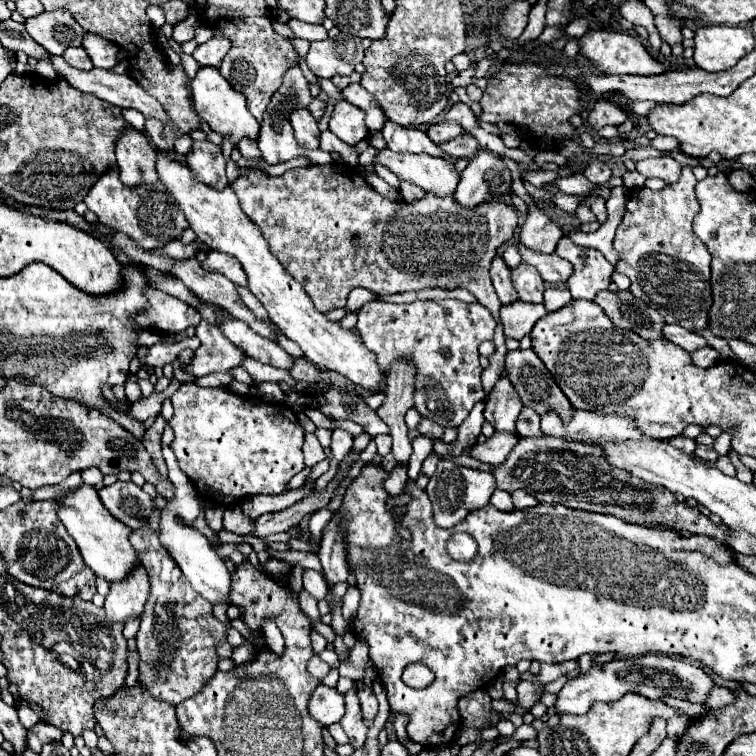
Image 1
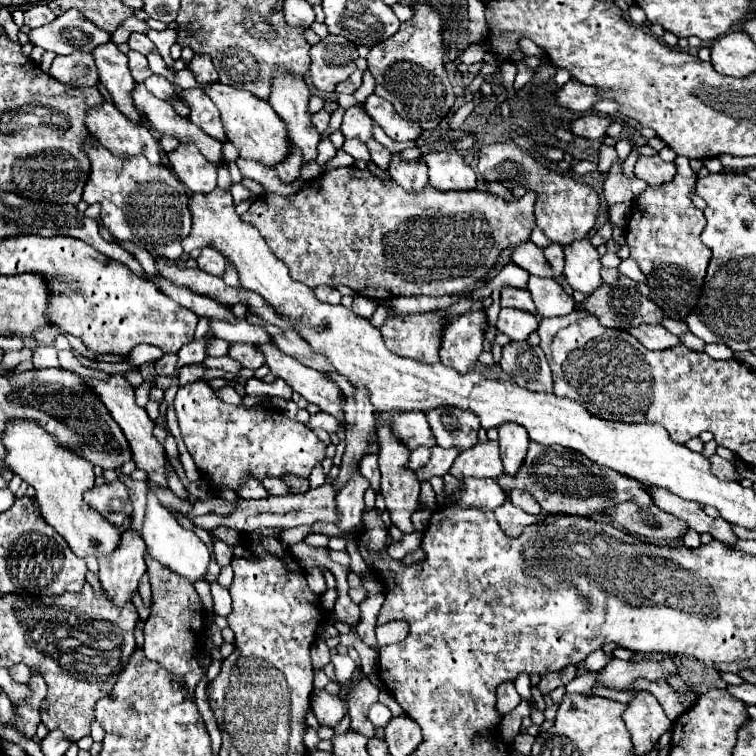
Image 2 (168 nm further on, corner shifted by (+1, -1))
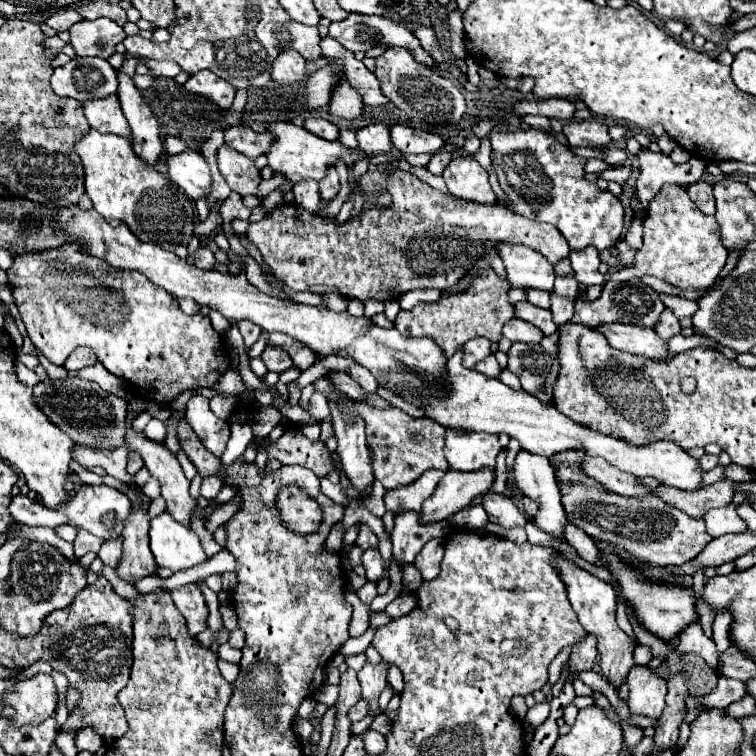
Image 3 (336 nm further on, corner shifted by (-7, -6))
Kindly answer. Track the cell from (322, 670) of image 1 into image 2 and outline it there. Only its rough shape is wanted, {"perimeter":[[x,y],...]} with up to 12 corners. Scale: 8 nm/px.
{"perimeter":[[323,641],[311,647],[313,667],[323,669],[329,663],[329,647]]}

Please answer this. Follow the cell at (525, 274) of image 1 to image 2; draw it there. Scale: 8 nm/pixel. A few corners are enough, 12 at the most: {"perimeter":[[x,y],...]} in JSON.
{"perimeter":[[529,277],[529,293],[541,317],[575,309],[573,297],[553,279]]}

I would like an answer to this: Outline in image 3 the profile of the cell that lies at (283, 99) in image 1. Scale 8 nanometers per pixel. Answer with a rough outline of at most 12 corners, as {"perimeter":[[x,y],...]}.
{"perimeter":[[297,182],[293,194],[305,210],[317,212],[317,182]]}

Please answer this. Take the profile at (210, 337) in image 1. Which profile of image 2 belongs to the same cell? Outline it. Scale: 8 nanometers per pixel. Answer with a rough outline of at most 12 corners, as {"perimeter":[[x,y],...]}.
{"perimeter":[[229,345],[227,357],[243,367],[257,369],[265,363],[255,345]]}

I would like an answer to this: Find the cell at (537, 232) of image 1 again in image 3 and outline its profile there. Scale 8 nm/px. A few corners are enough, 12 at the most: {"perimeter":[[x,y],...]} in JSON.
{"perimeter":[[571,276],[555,278],[555,294],[577,300],[577,280]]}

